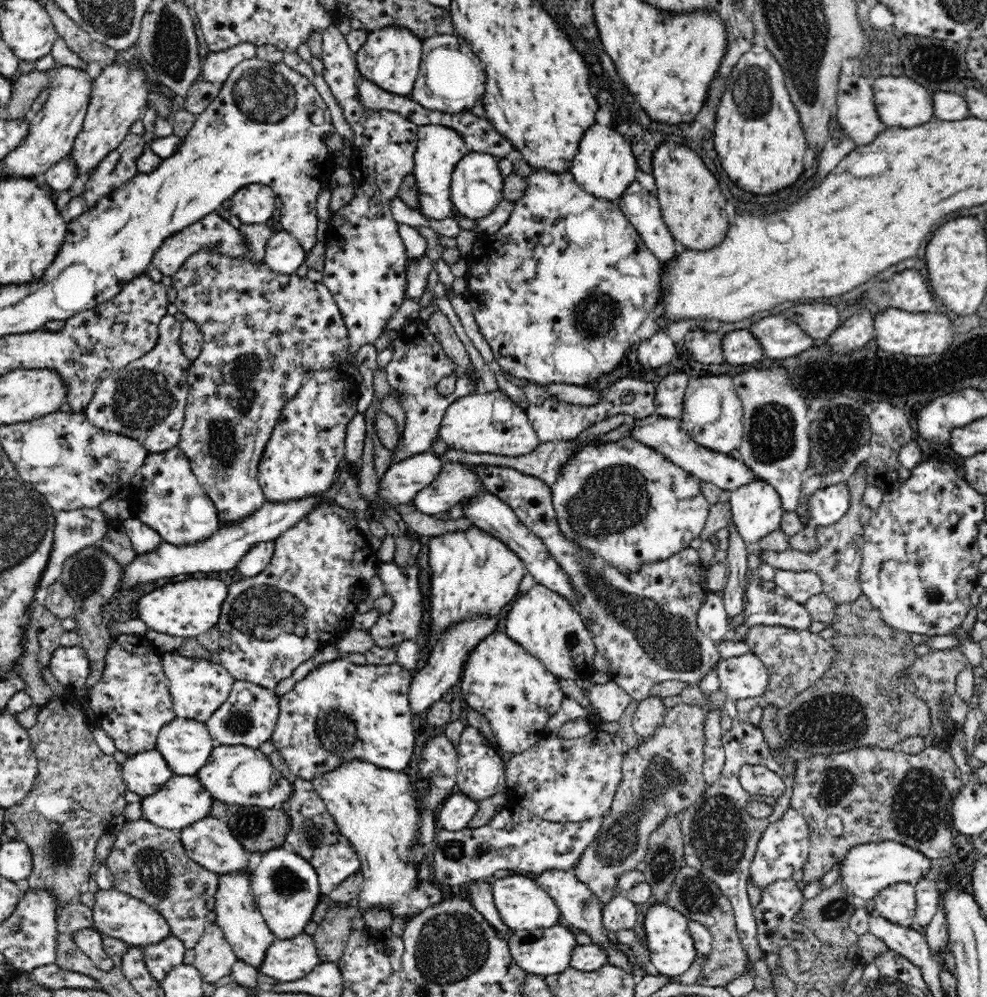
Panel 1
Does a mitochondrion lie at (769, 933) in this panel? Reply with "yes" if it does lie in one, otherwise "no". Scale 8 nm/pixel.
no

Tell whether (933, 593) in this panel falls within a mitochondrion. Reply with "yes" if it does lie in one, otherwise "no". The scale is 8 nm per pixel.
yes

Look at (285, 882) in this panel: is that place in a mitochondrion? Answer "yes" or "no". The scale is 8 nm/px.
yes

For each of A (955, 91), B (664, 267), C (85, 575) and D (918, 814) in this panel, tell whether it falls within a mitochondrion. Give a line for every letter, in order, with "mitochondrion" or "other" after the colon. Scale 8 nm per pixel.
A: other
B: other
C: mitochondrion
D: mitochondrion

